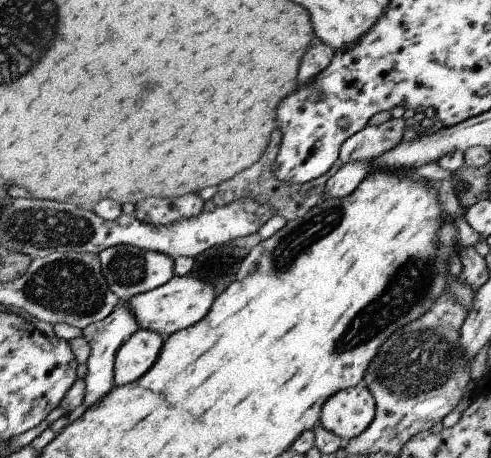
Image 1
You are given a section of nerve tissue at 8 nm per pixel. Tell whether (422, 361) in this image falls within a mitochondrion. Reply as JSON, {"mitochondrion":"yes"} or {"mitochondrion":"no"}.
{"mitochondrion":"yes"}

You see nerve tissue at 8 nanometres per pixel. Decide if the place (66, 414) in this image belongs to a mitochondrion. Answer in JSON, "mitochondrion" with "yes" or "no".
{"mitochondrion":"no"}

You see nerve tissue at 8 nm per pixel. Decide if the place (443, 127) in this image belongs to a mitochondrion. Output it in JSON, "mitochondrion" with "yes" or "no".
{"mitochondrion":"no"}

